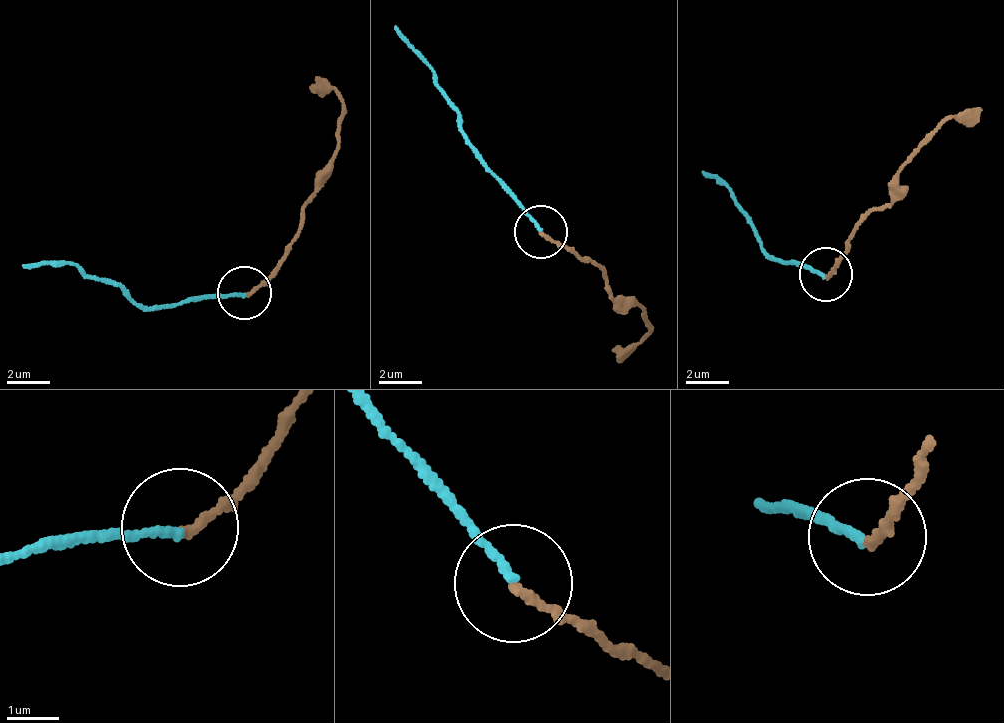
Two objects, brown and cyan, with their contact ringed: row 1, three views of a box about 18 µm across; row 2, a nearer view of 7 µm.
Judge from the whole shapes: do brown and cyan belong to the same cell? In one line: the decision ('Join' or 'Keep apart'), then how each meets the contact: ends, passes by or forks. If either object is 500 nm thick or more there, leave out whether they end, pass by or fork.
Keep apart. At the ring brown ends. At the ring cyan ends

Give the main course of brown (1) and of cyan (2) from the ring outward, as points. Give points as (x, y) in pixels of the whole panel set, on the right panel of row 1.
1: (826, 276), (854, 230), (889, 201), (903, 160), (930, 135), (984, 108)
2: (821, 276), (764, 254), (726, 186), (702, 170)

